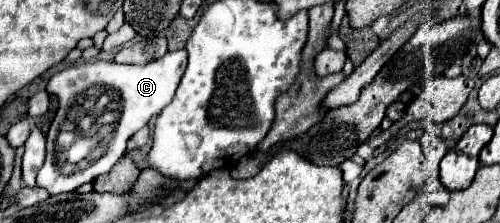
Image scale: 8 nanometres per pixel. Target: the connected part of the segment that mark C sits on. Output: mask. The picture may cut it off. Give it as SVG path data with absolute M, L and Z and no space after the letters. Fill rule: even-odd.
M177 50L177 52L167 52L163 58L151 60L147 64L117 64L117 62L97 60L97 62L85 62L85 64L71 66L71 68L65 68L61 72L55 72L51 76L49 84L47 84L47 92L57 96L59 108L57 108L57 116L53 118L53 124L47 132L47 158L45 158L45 164L39 168L37 186L45 188L49 194L75 192L81 184L93 182L95 178L107 174L117 164L117 160L123 158L125 148L127 148L127 140L173 100L173 94L179 86L183 72L185 72L185 66L187 66L187 54L185 54L185 50ZM97 86L105 86L107 90L111 90L111 112L117 112L117 104L121 106L119 108L119 124L113 132L111 142L107 144L107 152L101 158L89 162L81 170L77 168L71 174L61 174L61 168L57 166L57 160L55 160L55 140L57 140L59 128L65 120L67 110L73 106L75 98L79 94L83 94L87 88L97 88Z

